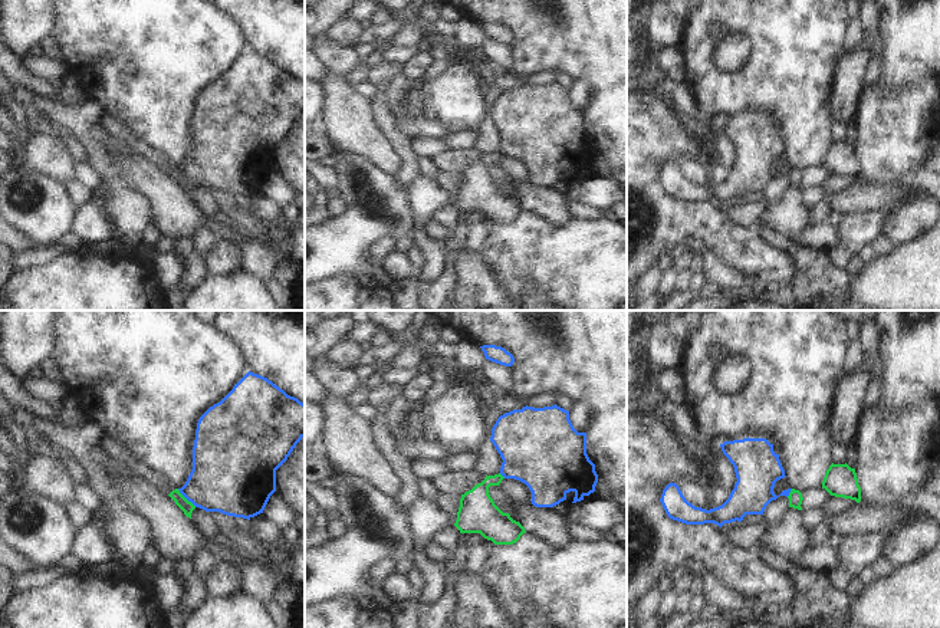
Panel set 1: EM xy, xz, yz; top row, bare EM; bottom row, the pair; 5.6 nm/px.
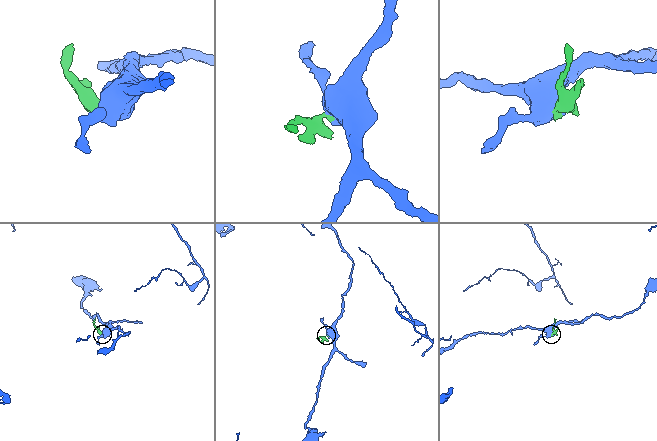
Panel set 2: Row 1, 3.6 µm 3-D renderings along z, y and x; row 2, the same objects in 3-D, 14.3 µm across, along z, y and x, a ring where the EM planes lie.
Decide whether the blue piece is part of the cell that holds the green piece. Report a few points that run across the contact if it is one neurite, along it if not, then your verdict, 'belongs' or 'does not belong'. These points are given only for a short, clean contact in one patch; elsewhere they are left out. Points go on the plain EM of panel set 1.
line xy (177, 167), (196, 184); does not belong

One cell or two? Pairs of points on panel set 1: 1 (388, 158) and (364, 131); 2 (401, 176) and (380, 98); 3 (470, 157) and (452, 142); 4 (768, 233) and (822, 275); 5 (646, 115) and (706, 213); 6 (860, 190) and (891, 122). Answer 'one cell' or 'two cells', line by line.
1: one cell
2: one cell
3: two cells
4: one cell
5: one cell
6: two cells

